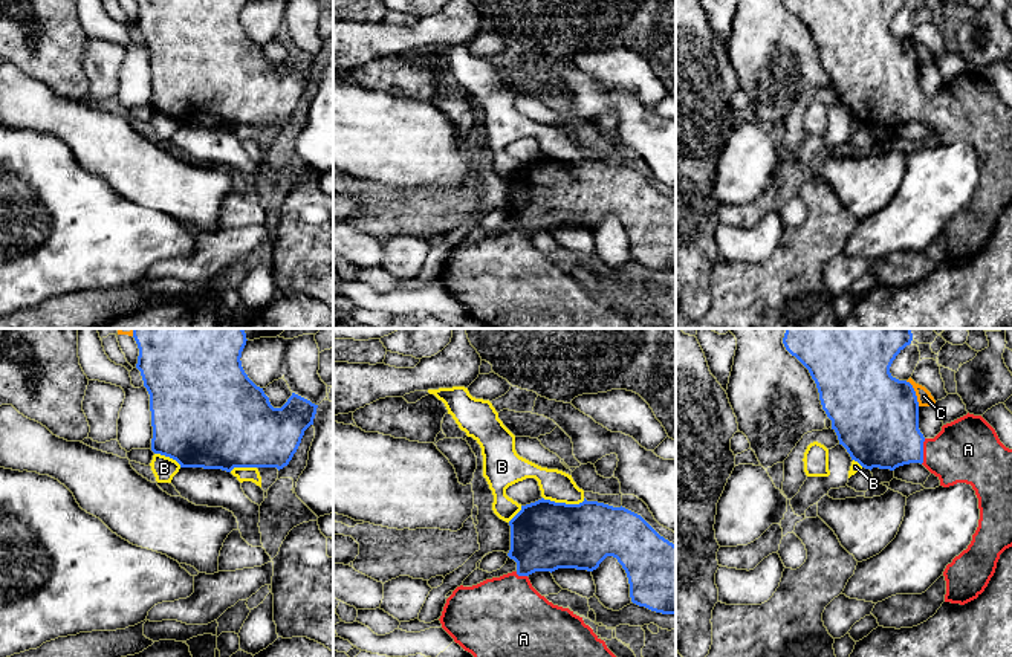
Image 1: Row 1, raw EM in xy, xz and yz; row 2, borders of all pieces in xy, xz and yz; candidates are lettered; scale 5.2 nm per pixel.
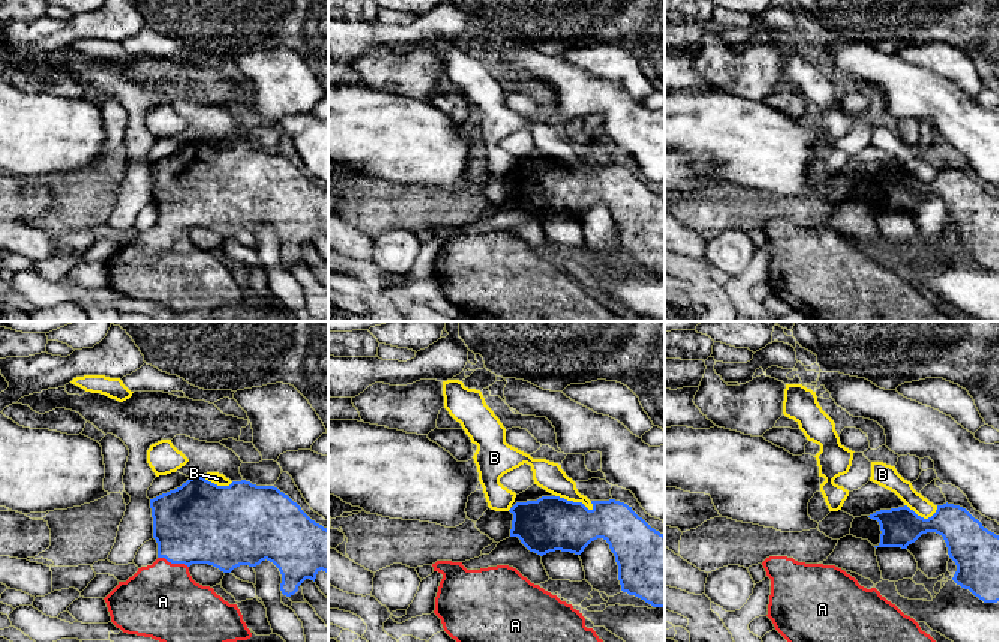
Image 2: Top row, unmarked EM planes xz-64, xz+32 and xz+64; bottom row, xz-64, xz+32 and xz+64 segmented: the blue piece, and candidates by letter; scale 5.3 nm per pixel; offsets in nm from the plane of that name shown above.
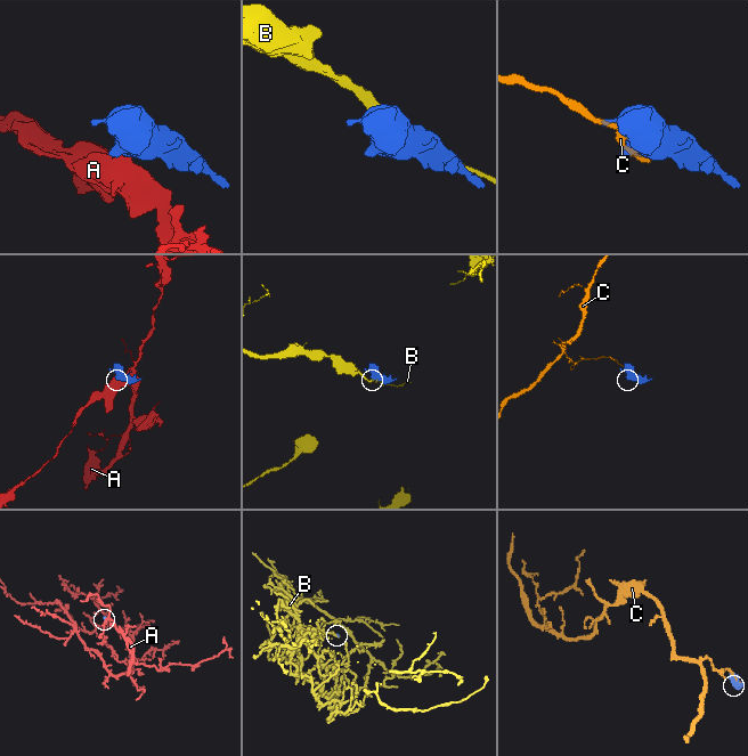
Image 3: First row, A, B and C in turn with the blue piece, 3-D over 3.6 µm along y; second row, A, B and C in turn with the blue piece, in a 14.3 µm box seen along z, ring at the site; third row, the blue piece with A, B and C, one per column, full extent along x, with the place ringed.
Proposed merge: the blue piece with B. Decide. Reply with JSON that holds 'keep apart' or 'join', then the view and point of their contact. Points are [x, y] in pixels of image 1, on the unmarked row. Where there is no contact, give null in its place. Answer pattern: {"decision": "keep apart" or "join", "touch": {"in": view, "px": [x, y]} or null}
{"decision": "keep apart", "touch": {"in": "xz", "px": [564, 161]}}

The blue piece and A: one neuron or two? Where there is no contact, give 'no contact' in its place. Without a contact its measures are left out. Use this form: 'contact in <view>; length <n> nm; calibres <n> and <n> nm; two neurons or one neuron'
contact in yz; length 140 nm; calibres 400 and 340 nm; one neuron

